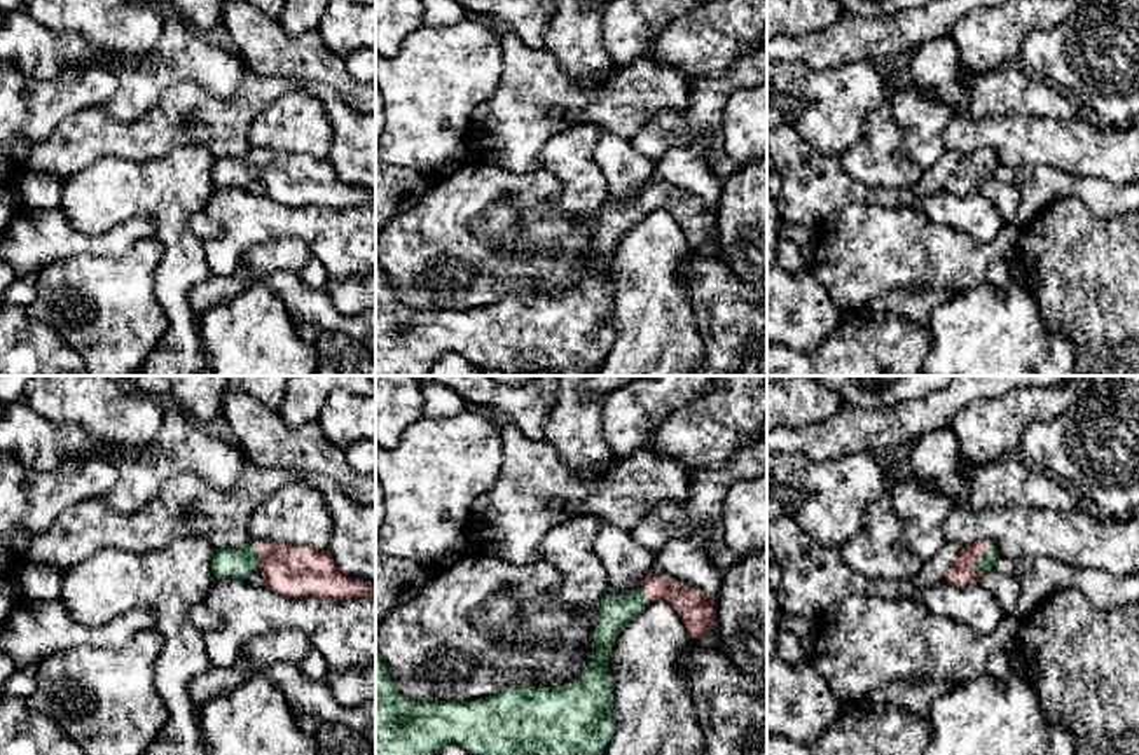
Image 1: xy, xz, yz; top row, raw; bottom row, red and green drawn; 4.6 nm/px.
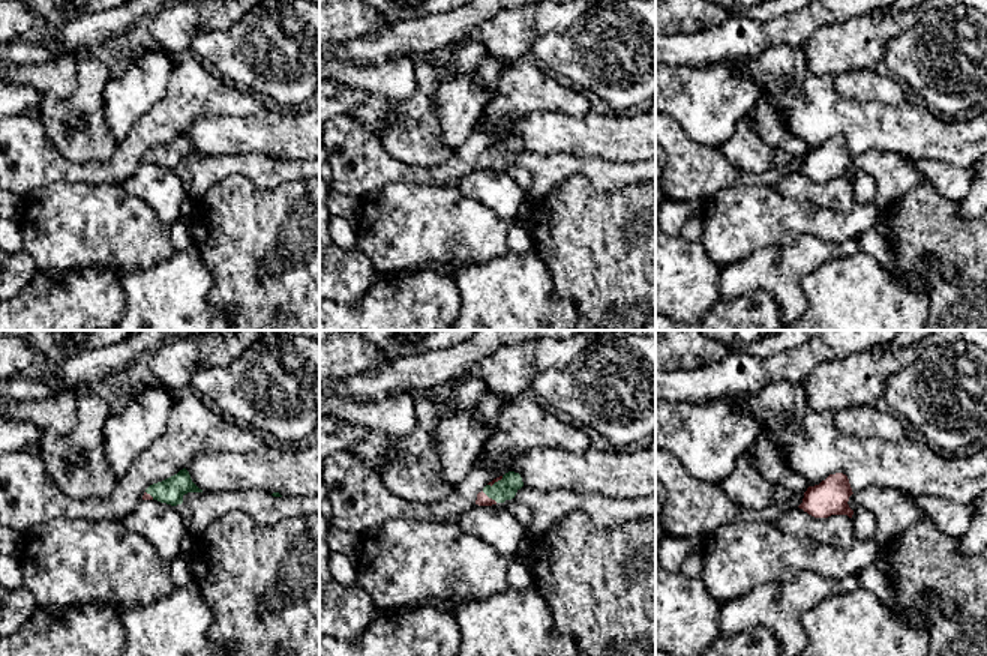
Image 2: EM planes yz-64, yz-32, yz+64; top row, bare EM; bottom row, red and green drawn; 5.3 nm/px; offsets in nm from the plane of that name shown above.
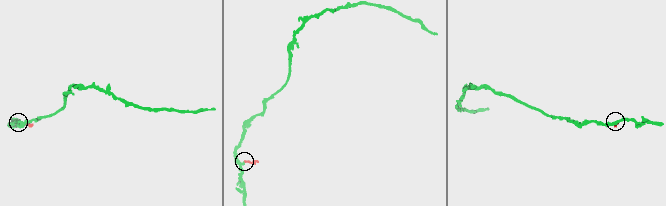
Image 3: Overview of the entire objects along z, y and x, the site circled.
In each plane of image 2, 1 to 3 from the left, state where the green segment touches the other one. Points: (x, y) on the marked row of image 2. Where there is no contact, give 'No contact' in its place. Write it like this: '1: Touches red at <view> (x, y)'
1: Touches red at yz-64 (150, 496)
2: Touches red at yz-32 (488, 497)
3: No contact

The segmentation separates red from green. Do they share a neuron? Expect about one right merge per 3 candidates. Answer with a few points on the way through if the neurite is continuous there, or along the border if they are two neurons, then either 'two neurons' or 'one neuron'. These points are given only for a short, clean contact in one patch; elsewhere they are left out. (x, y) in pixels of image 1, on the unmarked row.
runs through yz (961, 182), (979, 168), (991, 165); one neuron

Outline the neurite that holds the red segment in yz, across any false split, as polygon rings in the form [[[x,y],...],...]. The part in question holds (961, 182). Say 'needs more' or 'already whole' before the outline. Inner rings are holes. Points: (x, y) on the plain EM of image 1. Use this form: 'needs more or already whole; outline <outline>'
needs more; outline [[[977,149],[968,156],[961,156],[945,184],[945,190],[956,196],[978,192],[982,180],[994,177],[997,168],[999,159],[996,154],[987,149]]]

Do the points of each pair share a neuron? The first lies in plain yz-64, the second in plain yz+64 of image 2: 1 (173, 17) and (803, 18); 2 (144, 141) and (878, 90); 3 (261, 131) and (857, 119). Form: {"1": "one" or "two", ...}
{"1": "two", "2": "one", "3": "one"}

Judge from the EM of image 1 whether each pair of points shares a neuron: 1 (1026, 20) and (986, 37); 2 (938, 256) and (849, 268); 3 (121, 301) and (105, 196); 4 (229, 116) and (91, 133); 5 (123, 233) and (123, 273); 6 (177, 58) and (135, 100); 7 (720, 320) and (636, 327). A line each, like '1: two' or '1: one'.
1: one
2: one
3: two
4: one
5: two
6: one
7: two

